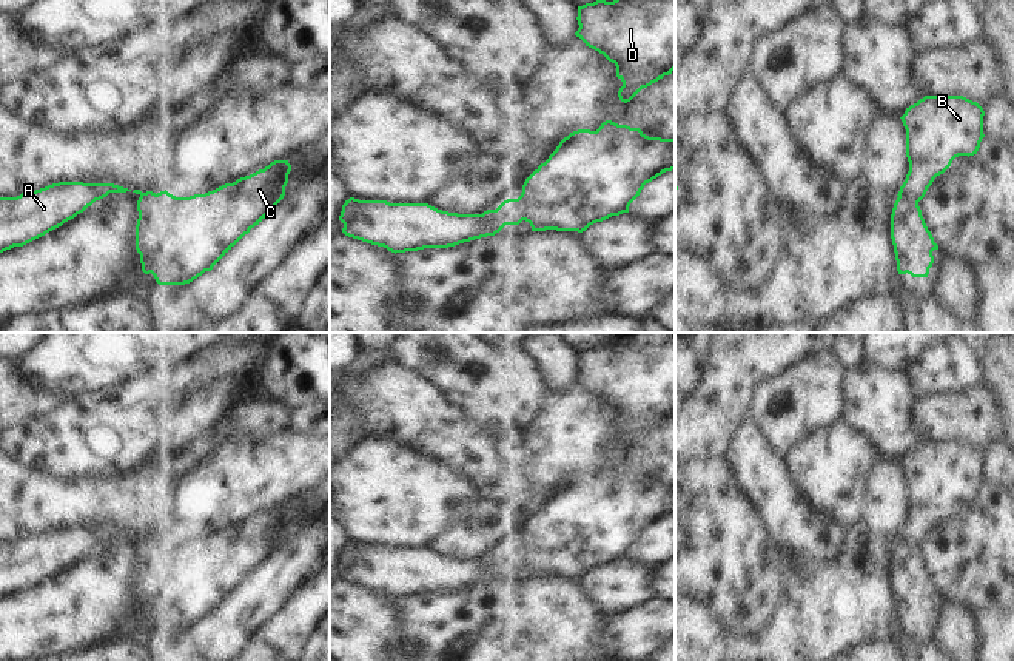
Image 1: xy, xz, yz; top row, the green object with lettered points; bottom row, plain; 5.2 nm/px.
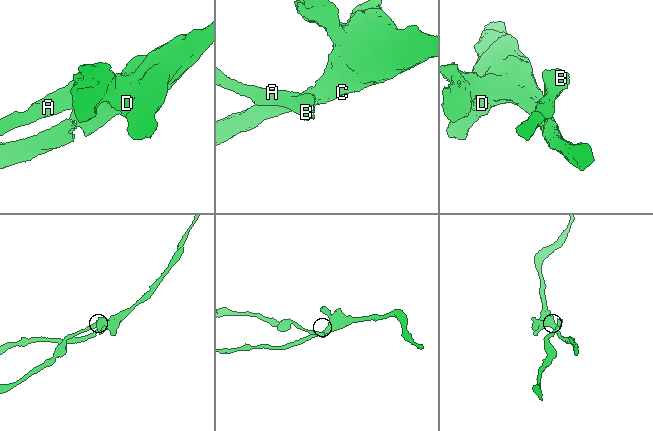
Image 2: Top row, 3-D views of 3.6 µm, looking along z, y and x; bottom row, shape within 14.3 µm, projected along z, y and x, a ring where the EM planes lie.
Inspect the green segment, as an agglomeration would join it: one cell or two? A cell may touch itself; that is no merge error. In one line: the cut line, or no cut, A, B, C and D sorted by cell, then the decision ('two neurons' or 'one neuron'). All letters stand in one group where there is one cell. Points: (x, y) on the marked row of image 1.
cut in xz along (480, 214), (498, 216), (506, 224); A B / C D; two neurons

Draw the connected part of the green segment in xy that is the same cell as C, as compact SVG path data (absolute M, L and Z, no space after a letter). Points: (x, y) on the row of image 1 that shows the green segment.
M274 160L264 169L205 194L176 197L166 190L153 197L140 194L136 250L142 271L151 273L159 285L185 285L211 271L284 199L290 171L288 160Z

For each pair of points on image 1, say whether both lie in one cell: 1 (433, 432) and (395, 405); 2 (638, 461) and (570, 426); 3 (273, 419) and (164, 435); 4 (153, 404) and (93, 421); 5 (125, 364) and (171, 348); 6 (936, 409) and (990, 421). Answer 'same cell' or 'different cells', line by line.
1: same cell
2: same cell
3: different cells
4: same cell
5: same cell
6: same cell

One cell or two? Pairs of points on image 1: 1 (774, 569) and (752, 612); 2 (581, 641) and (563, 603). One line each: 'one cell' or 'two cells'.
1: one cell
2: one cell

